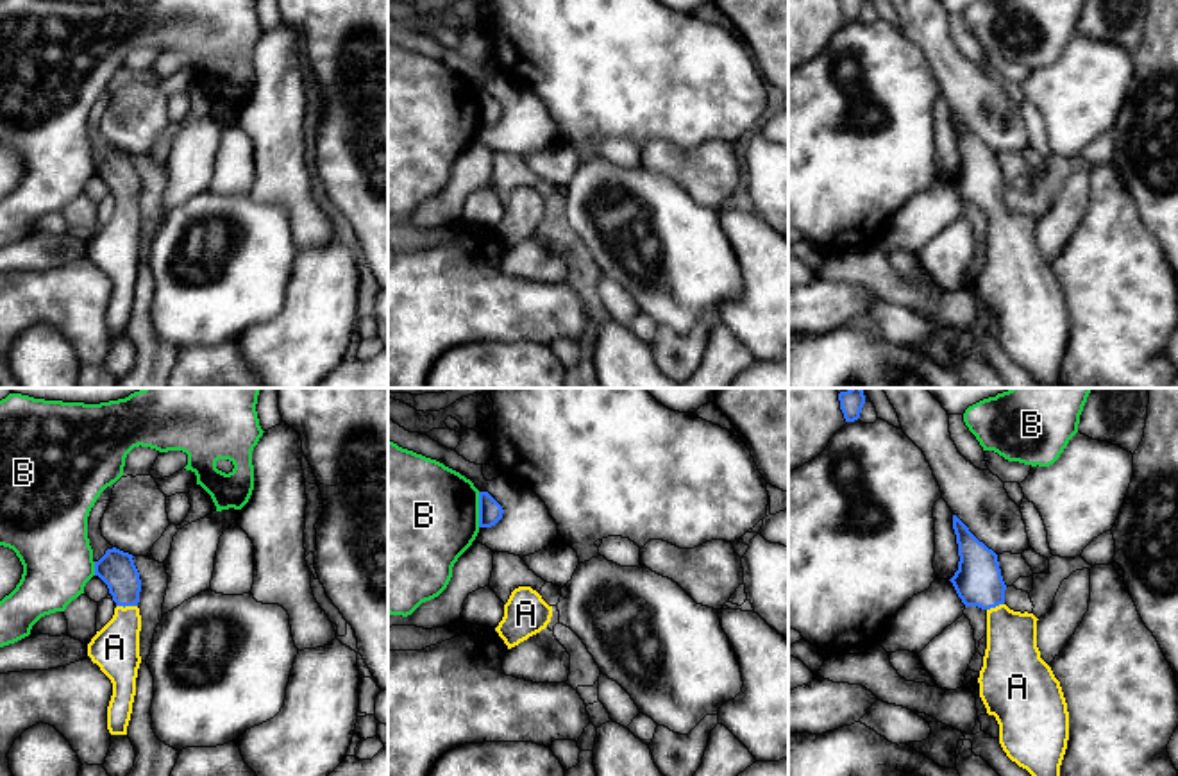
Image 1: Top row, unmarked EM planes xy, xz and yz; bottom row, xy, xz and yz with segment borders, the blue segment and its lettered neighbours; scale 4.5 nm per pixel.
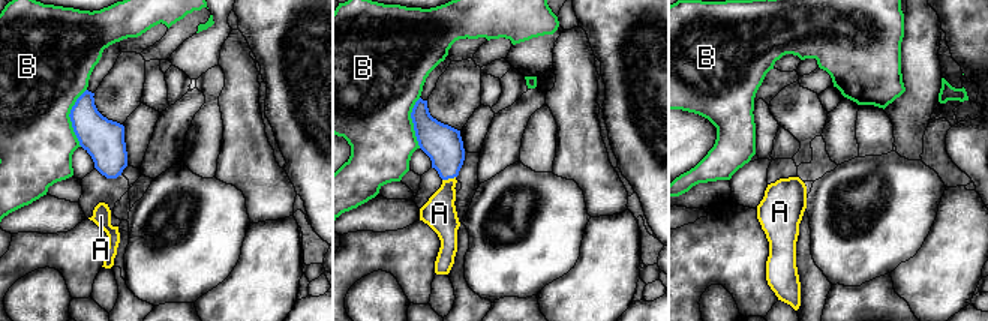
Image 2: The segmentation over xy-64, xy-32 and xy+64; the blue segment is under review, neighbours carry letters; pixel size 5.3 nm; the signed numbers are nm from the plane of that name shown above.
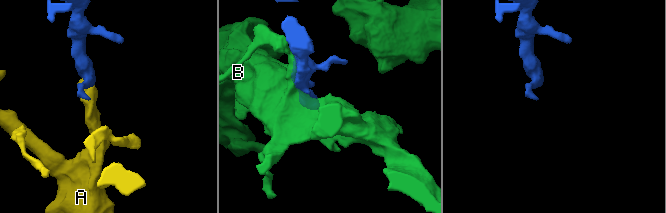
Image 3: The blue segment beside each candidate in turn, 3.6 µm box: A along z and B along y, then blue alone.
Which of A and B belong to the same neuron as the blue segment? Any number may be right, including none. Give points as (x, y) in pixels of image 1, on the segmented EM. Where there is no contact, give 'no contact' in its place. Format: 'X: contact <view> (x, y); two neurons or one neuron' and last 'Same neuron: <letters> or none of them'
A: contact xy (127, 605); one neuron
B: contact xz (479, 510); two neurons
Same neuron: A

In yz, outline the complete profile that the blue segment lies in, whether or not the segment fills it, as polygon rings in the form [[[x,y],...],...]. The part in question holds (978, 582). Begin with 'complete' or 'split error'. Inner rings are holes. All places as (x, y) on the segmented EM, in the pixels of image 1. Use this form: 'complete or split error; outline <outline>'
split error; outline [[[953,515],[958,570],[949,579],[967,606],[987,612],[980,697],[999,724],[1006,756],[1031,776],[1060,776],[1069,740],[1067,703],[1037,647],[1037,617],[1005,604],[997,554]]]

